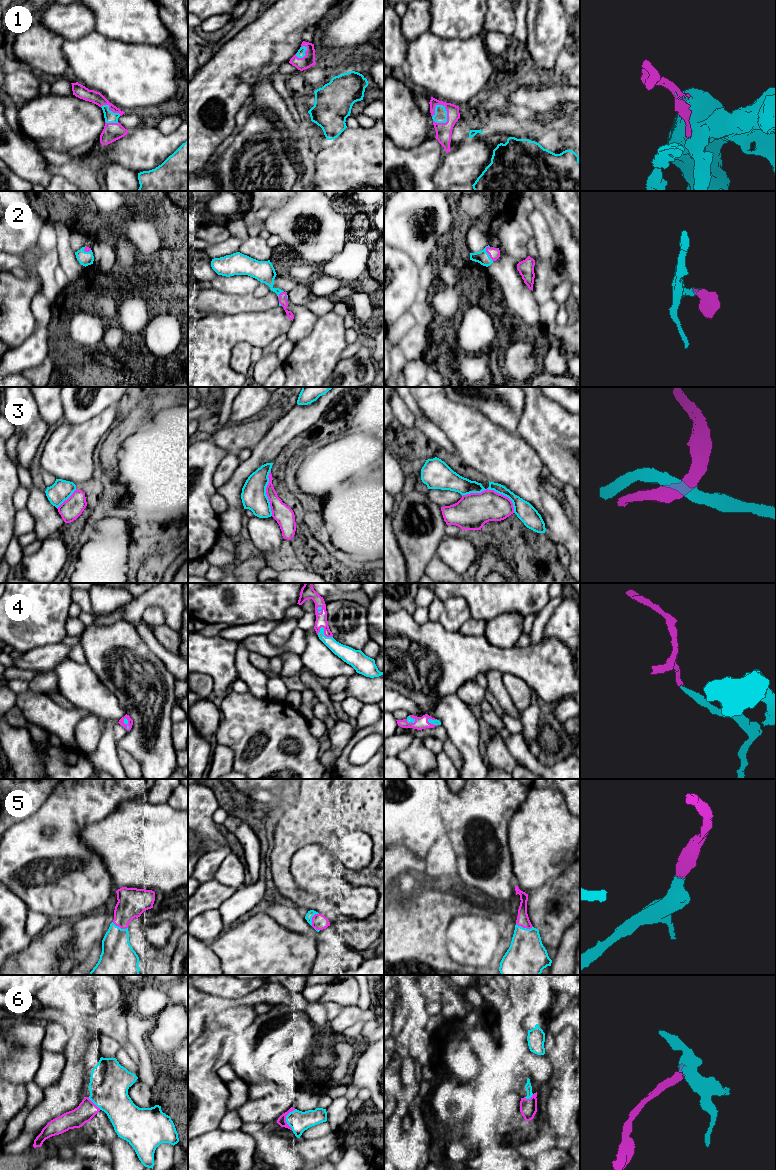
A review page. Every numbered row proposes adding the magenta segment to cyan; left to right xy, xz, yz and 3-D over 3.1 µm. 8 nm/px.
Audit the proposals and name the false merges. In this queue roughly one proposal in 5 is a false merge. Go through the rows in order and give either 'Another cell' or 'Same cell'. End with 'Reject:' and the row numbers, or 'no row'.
1: Same cell
2: Same cell
3: Same cell
4: Same cell
5: Same cell
6: Same cell
Reject: no row

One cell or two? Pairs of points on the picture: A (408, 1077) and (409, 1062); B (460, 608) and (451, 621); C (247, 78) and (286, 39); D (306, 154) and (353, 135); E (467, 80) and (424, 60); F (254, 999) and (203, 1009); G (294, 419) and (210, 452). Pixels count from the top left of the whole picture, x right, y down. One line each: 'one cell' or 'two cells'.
A: one cell
B: one cell
C: one cell
D: two cells
E: one cell
F: one cell
G: two cells

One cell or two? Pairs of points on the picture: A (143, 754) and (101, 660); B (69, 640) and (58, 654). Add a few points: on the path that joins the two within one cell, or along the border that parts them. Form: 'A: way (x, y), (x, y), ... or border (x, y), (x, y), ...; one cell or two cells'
A: way (141, 730), (139, 728), (140, 697), (125, 682); one cell
B: border (60, 643), (70, 647); two cells

